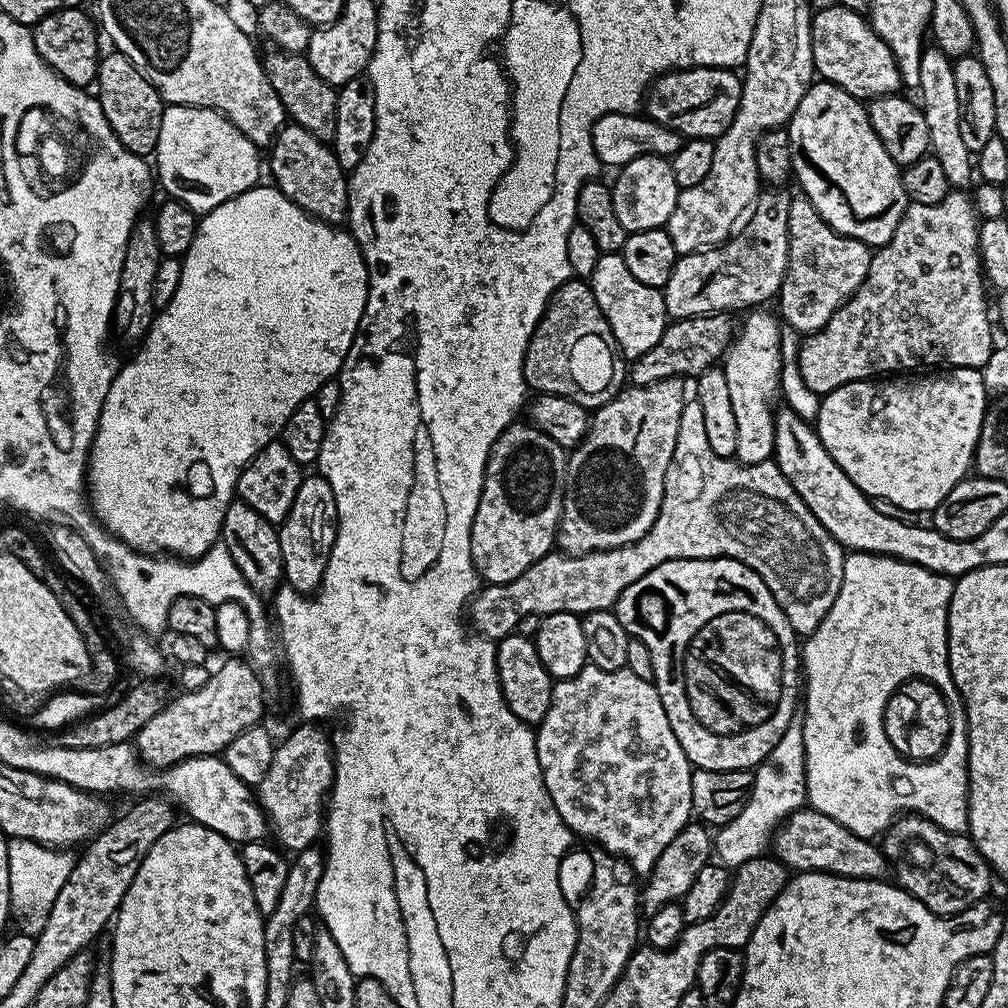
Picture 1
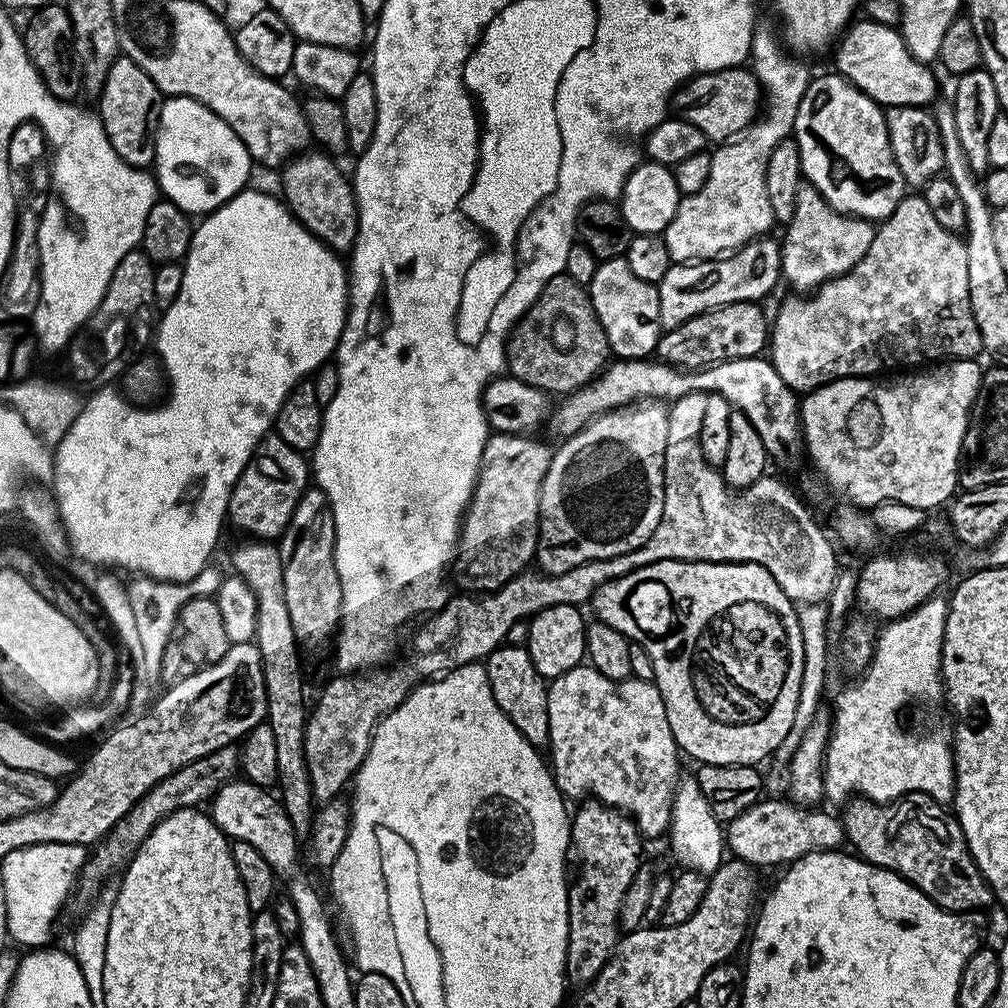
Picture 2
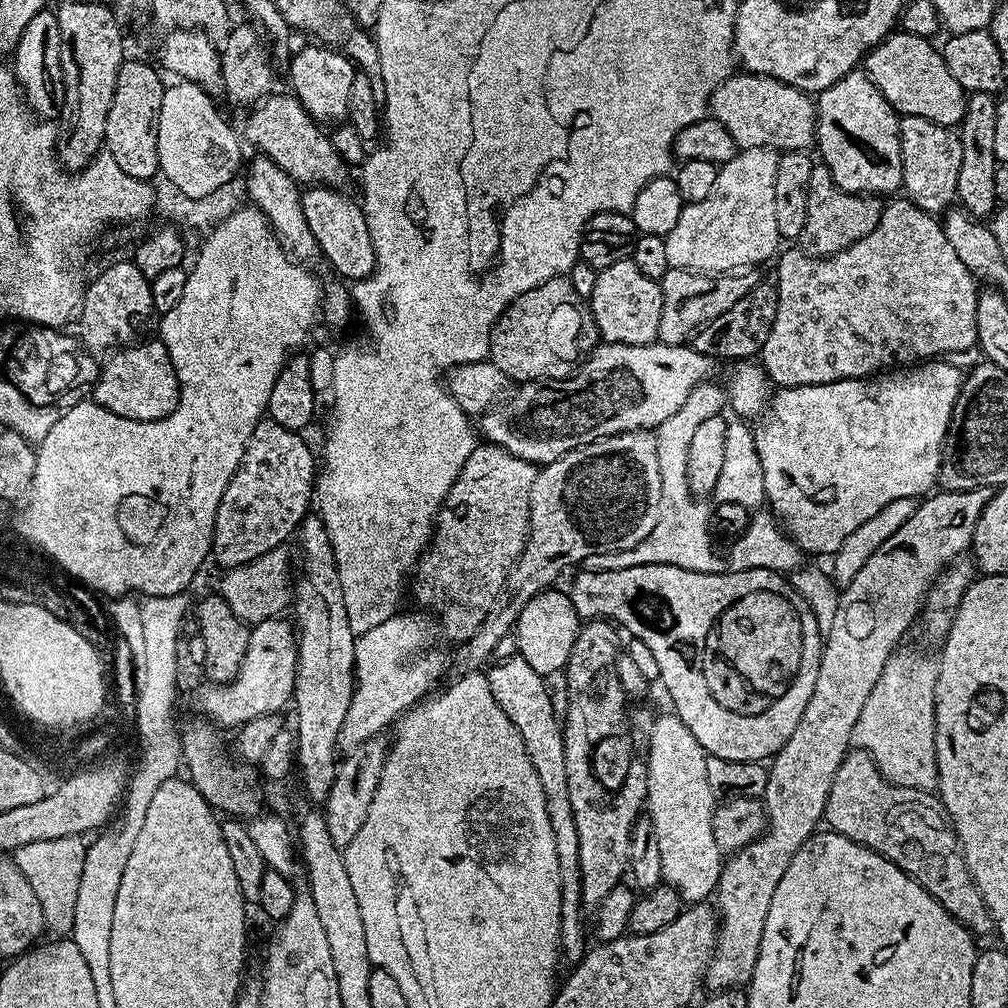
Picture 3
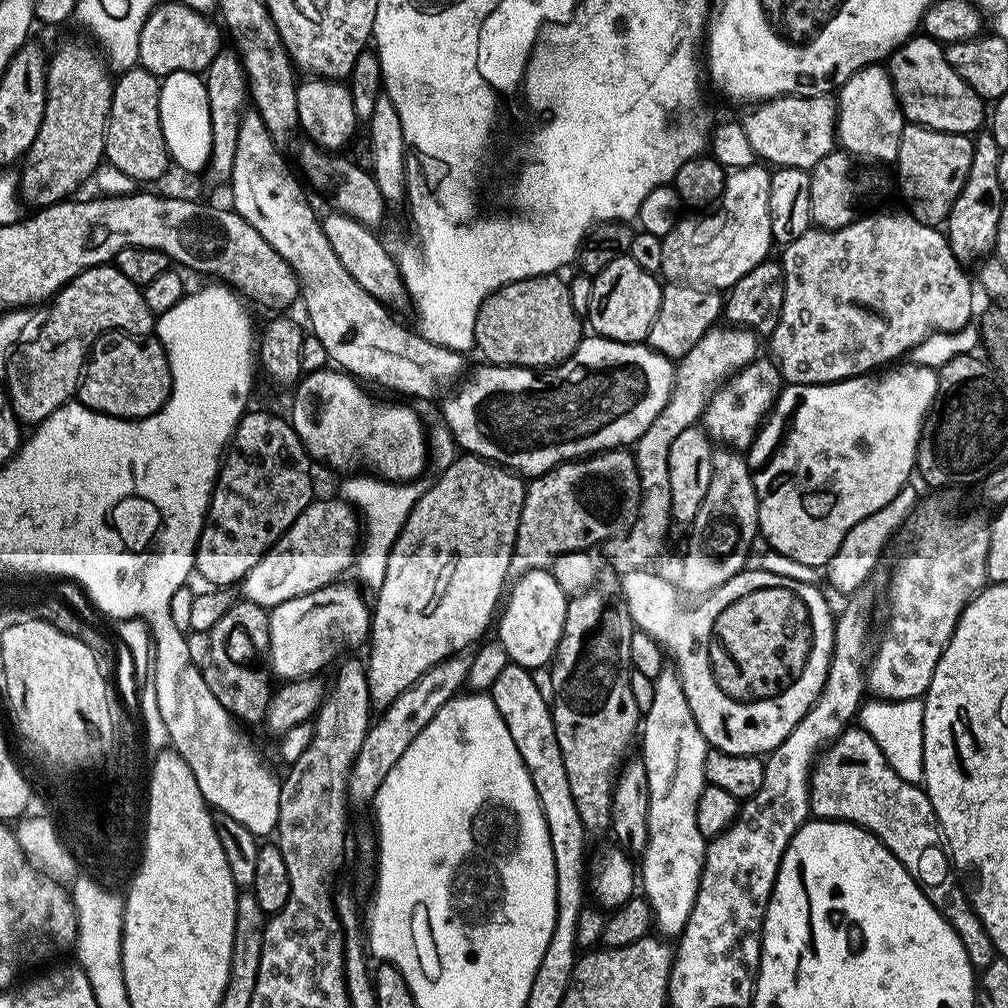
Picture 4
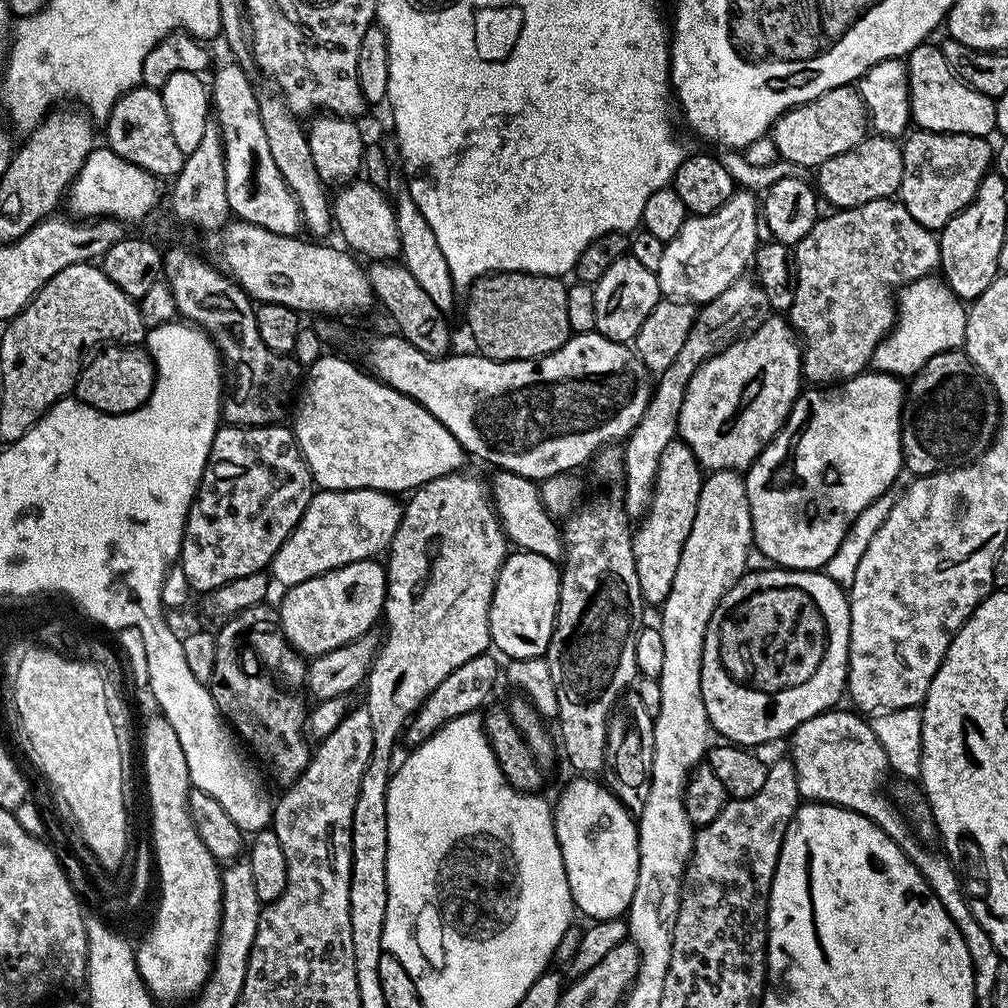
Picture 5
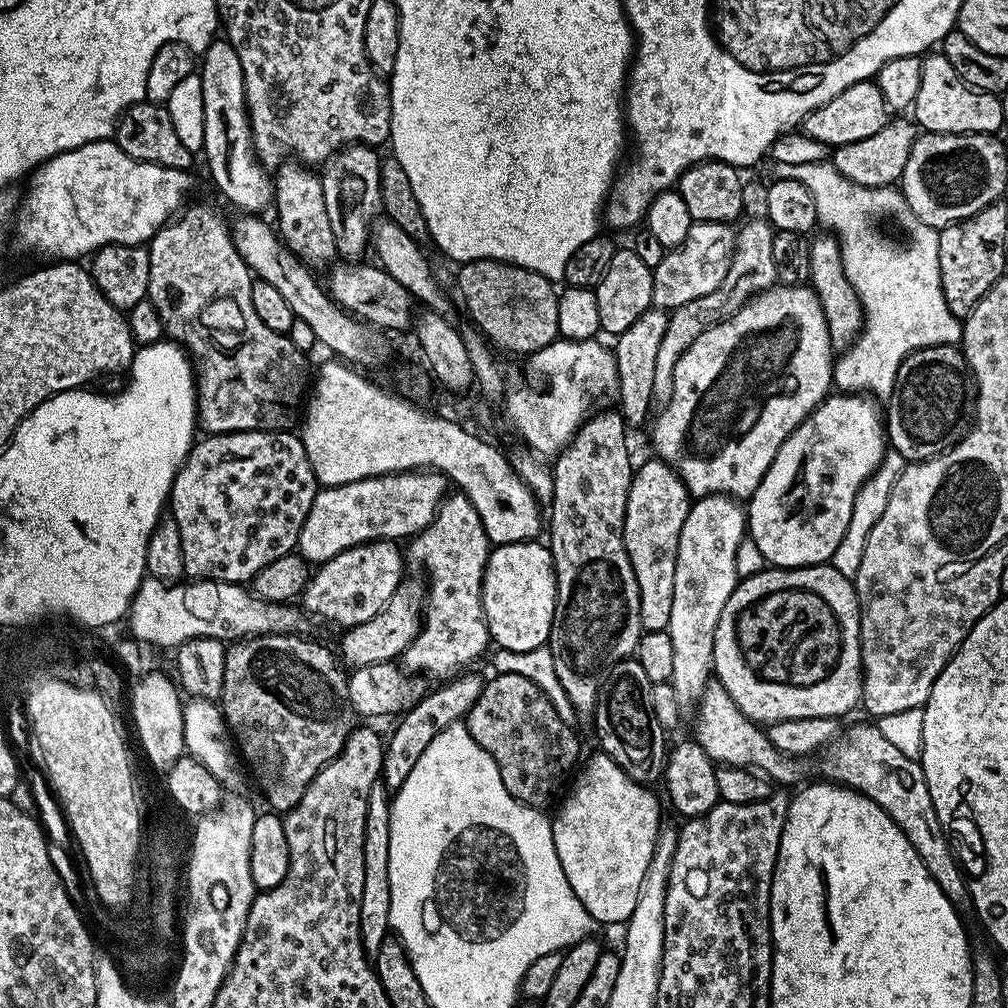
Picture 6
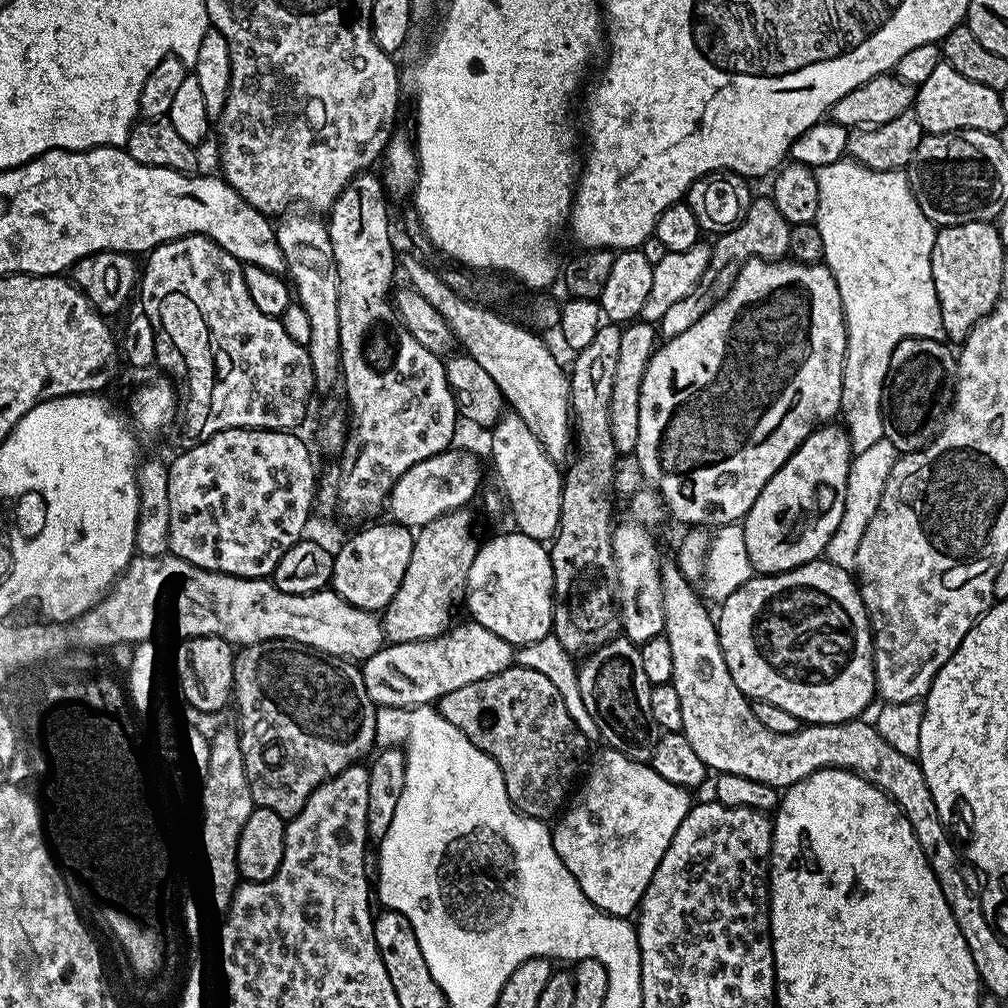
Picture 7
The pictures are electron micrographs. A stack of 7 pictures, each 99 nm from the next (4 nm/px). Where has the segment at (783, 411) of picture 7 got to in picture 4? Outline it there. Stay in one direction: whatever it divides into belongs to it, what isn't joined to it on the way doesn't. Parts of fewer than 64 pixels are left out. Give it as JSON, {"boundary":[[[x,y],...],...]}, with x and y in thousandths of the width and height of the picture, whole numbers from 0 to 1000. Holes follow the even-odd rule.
{"boundary":[[[751,355],[741,361],[735,369],[719,377],[706,391],[706,396],[698,404],[697,424],[703,434],[726,446],[741,446],[746,442],[746,436],[754,428],[761,412],[774,392],[776,374],[765,356]]]}

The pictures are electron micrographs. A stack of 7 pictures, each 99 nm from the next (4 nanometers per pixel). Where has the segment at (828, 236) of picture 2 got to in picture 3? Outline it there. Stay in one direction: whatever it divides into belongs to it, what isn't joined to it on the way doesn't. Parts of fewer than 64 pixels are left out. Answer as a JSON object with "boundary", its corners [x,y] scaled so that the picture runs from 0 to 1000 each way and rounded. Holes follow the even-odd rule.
{"boundary":[[[807,166],[802,182],[802,218],[792,235],[793,245],[804,254],[825,254],[857,236],[871,224],[875,206],[872,201],[856,202],[853,198],[852,193],[833,189],[820,167]]]}

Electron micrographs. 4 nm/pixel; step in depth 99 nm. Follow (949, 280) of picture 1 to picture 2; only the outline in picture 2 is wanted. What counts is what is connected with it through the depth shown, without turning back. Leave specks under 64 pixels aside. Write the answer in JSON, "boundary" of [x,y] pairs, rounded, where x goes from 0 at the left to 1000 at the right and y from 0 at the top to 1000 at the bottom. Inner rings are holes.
{"boundary":[[[913,192],[897,193],[895,200],[891,200],[887,212],[883,212],[870,225],[867,240],[863,240],[863,248],[859,248],[859,252],[856,254],[855,260],[851,260],[851,264],[847,264],[842,270],[835,272],[831,276],[820,278],[819,281],[813,283],[801,296],[794,292],[782,293],[786,294],[780,295],[775,300],[770,313],[768,310],[768,320],[764,325],[764,356],[768,367],[772,367],[776,379],[780,379],[780,383],[784,383],[786,388],[791,391],[804,390],[809,385],[814,385],[817,381],[824,381],[826,377],[836,377],[838,373],[865,375],[870,371],[876,370],[873,369],[876,365],[893,365],[896,361],[917,363],[922,359],[937,359],[941,355],[962,357],[971,354],[974,349],[972,327],[968,322],[967,312],[966,308],[963,307],[961,295],[959,244],[949,231],[938,228],[938,224],[935,224],[935,220],[931,220],[931,216],[927,216],[926,209],[921,206],[920,200],[917,198],[916,193]]]}

